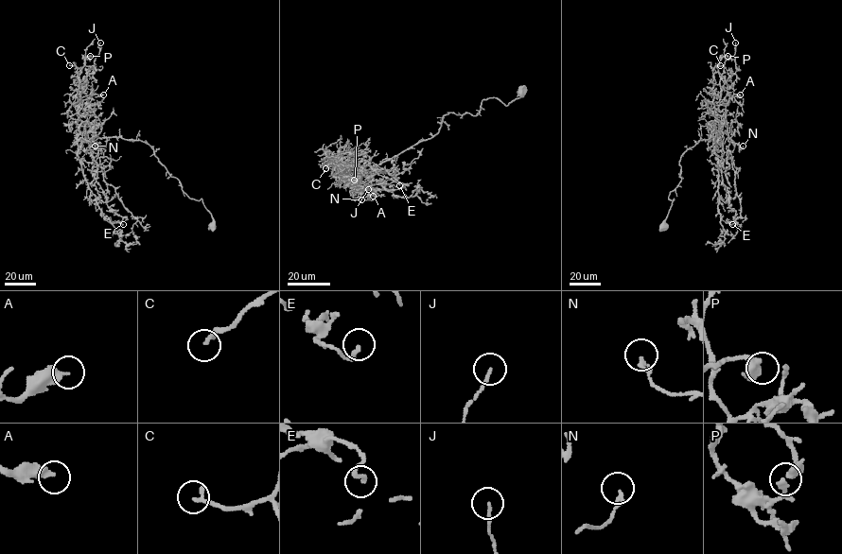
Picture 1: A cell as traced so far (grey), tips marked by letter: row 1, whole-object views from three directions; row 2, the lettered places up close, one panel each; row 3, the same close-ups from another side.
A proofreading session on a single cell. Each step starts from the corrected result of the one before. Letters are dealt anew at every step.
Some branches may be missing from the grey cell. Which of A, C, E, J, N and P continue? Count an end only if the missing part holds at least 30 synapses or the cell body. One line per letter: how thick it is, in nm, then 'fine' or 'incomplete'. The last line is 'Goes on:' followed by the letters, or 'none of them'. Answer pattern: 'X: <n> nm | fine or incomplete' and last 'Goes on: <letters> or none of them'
A: 340 nm | fine
C: 240 nm | fine
E: 200 nm | fine
J: 140 nm | fine
N: 190 nm | fine
P: 480 nm | fine
Goes on: none of them

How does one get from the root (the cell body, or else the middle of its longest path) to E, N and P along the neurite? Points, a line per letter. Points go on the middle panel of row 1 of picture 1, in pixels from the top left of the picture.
E: (521, 91), (507, 105), (483, 99), (475, 115), (445, 114), (431, 138), (364, 171), (337, 159), (399, 185)
N: (521, 91), (507, 105), (483, 99), (475, 115), (449, 112), (431, 138), (350, 168), (361, 199)
P: (521, 91), (507, 105), (483, 99), (475, 115), (445, 114), (431, 138), (364, 171), (337, 163), (354, 180)

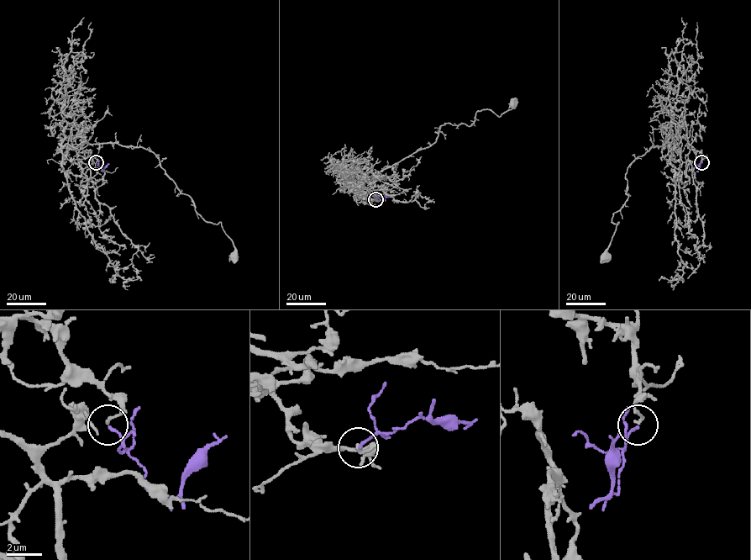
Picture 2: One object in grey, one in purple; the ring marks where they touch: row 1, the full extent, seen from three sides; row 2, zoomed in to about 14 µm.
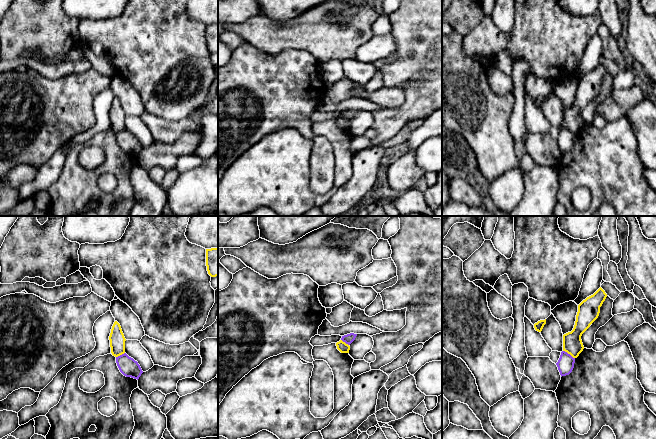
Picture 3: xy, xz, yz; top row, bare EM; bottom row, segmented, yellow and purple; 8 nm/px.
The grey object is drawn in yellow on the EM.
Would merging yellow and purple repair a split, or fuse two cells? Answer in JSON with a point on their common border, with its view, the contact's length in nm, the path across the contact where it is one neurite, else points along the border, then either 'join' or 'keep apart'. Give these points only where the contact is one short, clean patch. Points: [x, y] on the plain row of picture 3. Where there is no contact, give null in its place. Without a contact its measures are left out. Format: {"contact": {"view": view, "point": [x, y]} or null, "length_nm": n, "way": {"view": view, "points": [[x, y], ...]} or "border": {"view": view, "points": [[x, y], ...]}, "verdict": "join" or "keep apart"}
{"contact": {"view": "yz", "point": [569, 129]}, "length_nm": 120, "border": {"view": "yz", "points": [[563, 126], [574, 134]]}, "verdict": "keep apart"}

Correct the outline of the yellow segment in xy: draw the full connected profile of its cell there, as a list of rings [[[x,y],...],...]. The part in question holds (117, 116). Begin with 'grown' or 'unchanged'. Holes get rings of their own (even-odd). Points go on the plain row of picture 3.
unchanged; [[[115,97],[109,112],[111,129],[113,132],[118,133],[125,129],[125,113],[122,108],[120,100]]]

